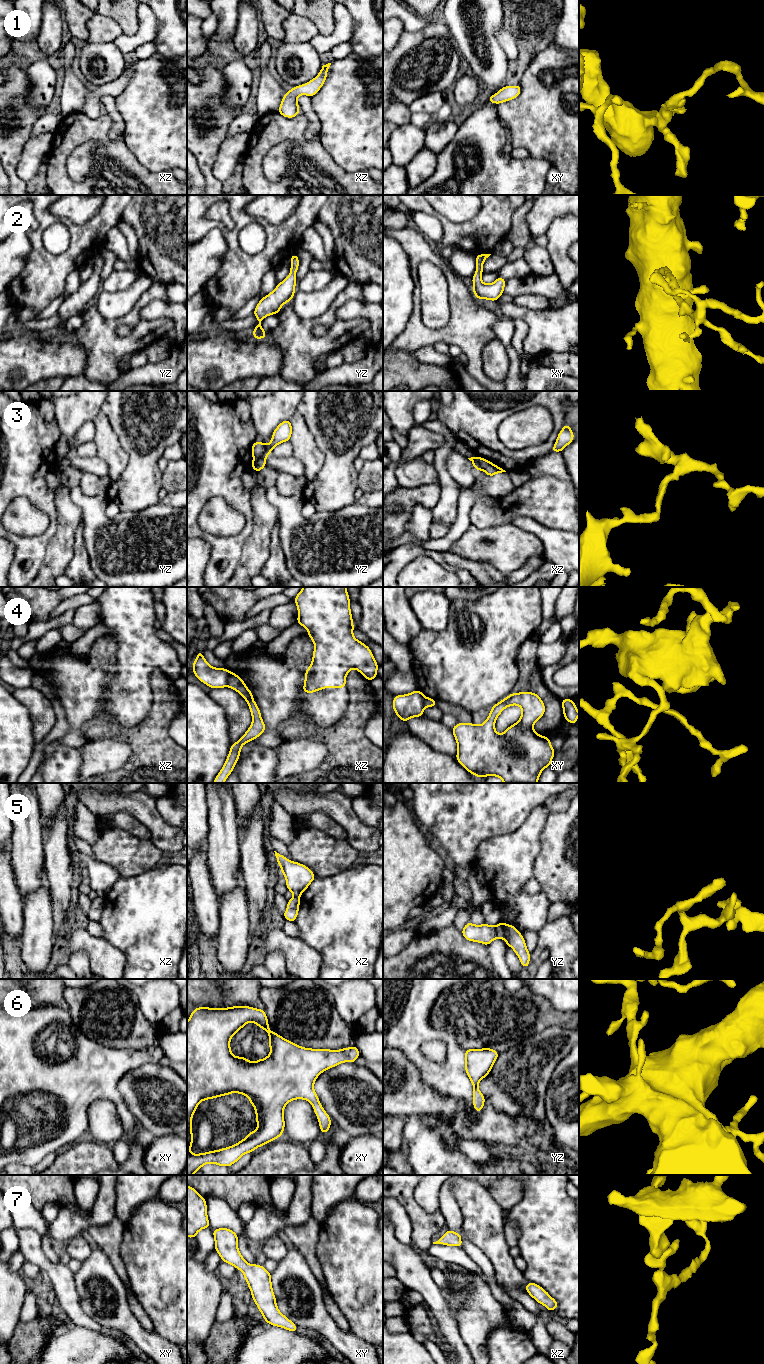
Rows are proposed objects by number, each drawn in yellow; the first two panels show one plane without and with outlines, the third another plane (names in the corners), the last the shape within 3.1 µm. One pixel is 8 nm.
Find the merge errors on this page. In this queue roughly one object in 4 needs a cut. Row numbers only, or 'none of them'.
3, 4, 5

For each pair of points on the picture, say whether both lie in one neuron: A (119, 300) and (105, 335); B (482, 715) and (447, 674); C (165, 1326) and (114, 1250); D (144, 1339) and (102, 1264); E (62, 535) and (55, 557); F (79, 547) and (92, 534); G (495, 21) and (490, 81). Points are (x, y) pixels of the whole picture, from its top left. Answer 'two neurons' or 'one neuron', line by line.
A: two neurons
B: two neurons
C: two neurons
D: one neuron
E: one neuron
F: two neurons
G: one neuron

